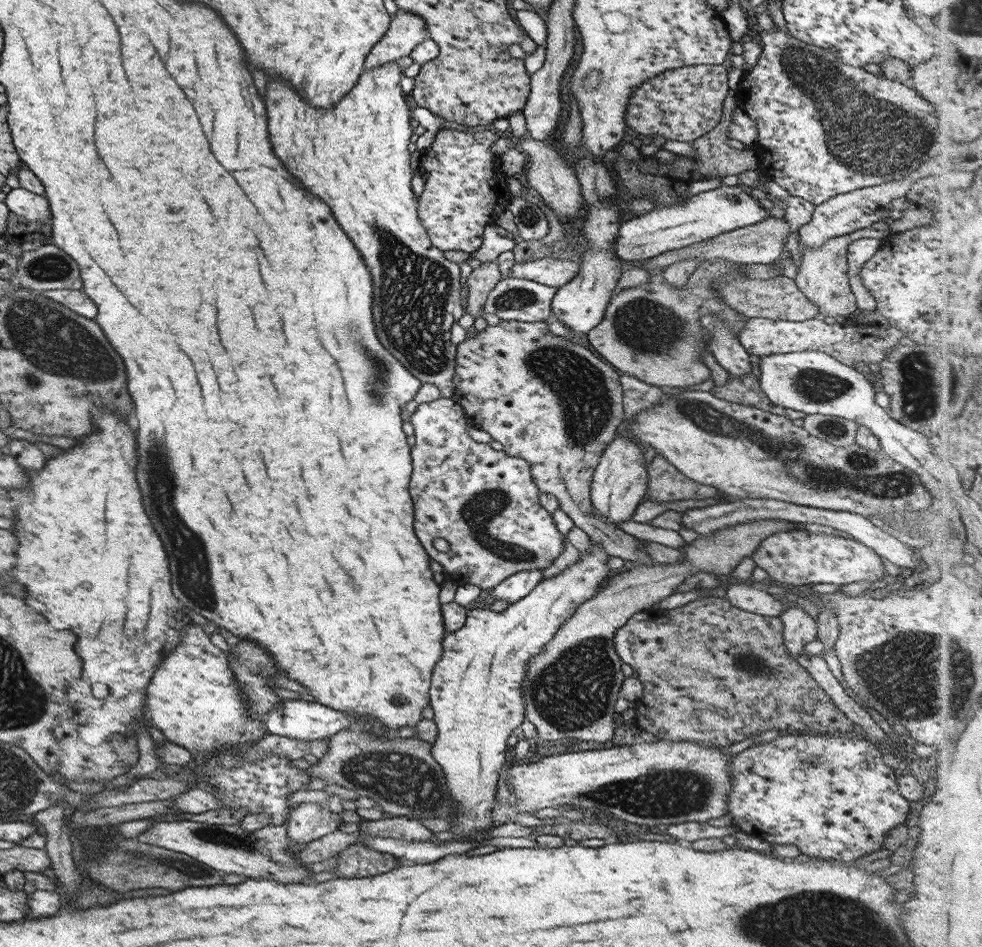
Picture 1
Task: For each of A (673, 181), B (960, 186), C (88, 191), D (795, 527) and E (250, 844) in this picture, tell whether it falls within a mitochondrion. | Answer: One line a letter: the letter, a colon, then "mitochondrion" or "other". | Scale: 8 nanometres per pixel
A: other
B: other
C: other
D: other
E: mitochondrion

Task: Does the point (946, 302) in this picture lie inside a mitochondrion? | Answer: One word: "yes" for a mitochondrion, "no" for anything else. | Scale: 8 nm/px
no

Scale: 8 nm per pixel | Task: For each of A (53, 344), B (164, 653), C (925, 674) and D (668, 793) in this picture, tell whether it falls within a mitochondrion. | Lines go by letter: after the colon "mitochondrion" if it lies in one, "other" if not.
A: mitochondrion
B: other
C: mitochondrion
D: mitochondrion

